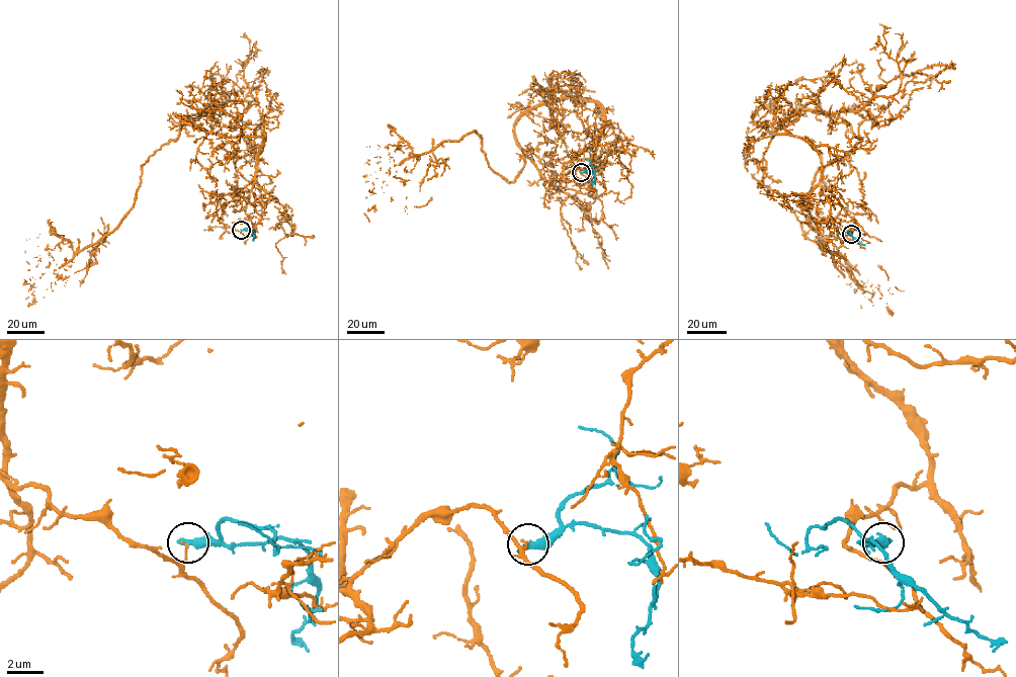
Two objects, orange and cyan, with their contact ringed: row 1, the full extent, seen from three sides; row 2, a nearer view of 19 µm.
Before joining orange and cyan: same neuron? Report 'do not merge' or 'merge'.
do not merge

